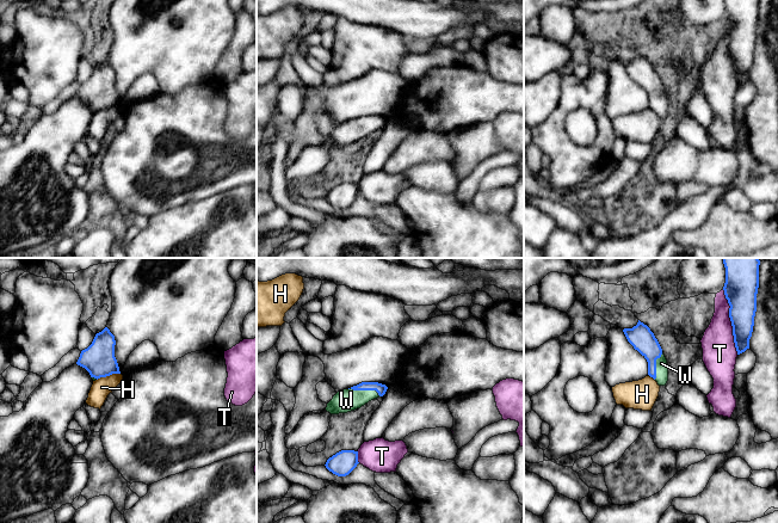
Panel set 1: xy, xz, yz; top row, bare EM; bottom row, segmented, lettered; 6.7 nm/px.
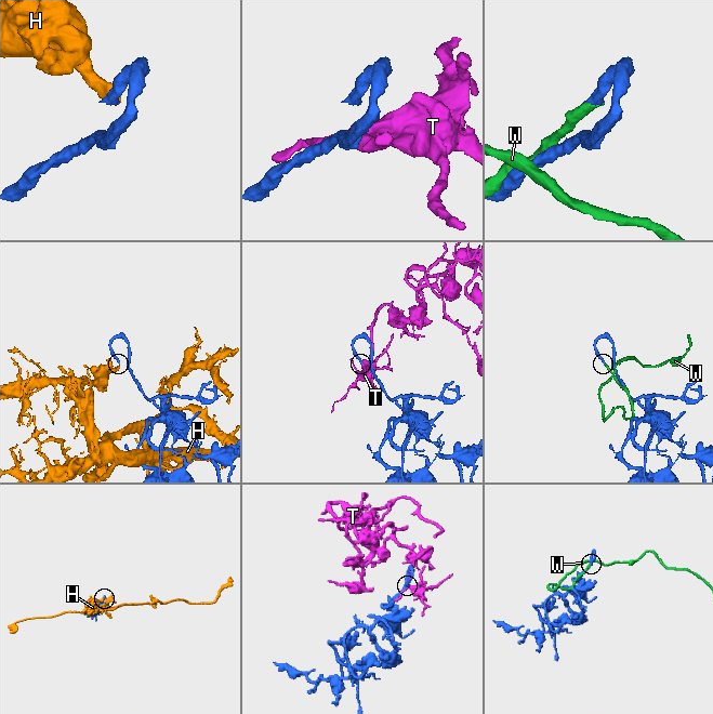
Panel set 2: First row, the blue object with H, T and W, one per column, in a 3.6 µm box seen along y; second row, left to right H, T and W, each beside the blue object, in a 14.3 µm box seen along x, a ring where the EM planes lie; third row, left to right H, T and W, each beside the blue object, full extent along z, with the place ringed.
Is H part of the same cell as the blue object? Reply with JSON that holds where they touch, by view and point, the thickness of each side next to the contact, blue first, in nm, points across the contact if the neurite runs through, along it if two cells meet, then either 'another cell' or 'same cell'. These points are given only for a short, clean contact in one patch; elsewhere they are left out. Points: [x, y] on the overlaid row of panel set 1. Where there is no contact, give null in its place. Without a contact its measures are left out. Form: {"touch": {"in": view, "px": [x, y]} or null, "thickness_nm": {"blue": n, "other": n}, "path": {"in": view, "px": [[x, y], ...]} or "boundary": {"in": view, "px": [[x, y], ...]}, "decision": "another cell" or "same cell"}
{"touch": {"in": "xy", "px": [107, 375]}, "thickness_nm": {"blue": 220, "other": 130}, "boundary": {"in": "xy", "px": [[119, 373], [100, 376], [97, 380]]}, "decision": "another cell"}

